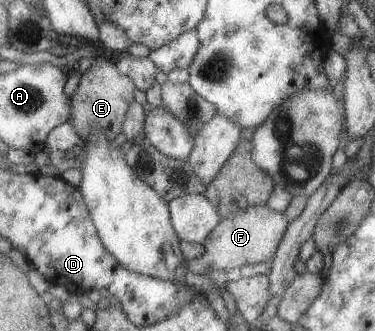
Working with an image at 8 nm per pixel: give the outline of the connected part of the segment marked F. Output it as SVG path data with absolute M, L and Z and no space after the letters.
M267 205L234 210L222 217L204 240L204 253L200 257L187 260L187 268L192 273L202 275L211 271L239 269L249 263L270 263L289 223L283 213L275 212Z

